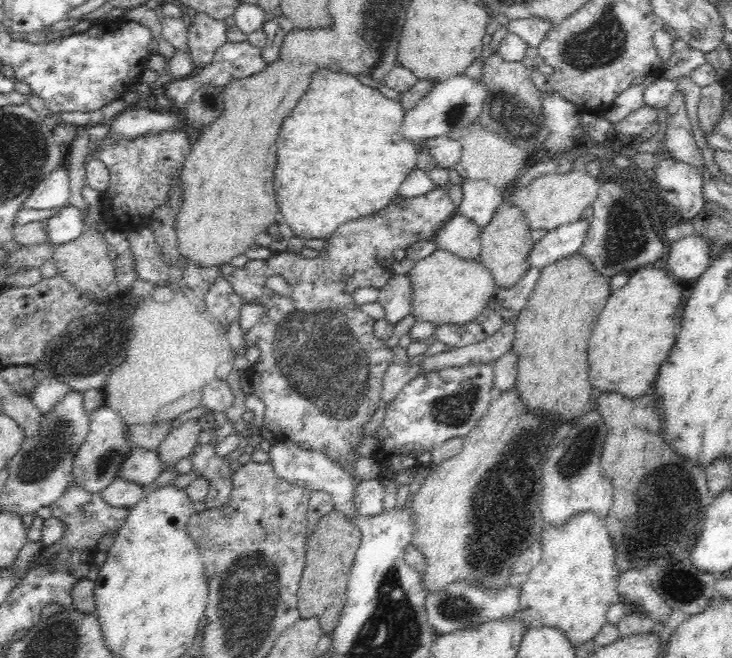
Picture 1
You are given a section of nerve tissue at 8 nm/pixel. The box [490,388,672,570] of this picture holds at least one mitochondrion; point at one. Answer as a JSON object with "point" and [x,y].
{"point":[575,458]}

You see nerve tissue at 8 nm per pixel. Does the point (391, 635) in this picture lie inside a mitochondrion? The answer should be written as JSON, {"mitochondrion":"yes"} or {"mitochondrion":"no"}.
{"mitochondrion":"yes"}

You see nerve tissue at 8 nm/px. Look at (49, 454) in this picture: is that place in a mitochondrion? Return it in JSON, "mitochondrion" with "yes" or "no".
{"mitochondrion":"yes"}

